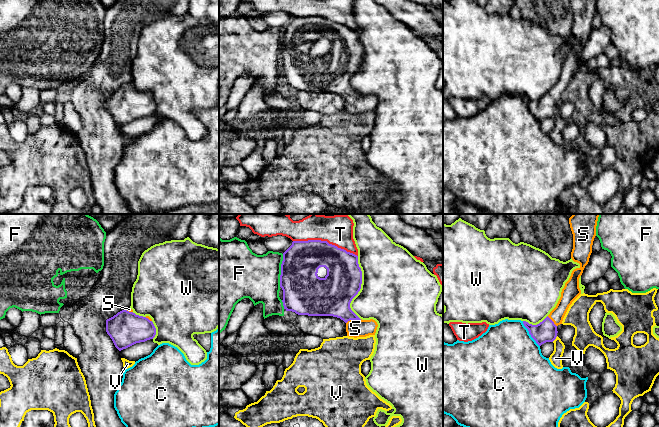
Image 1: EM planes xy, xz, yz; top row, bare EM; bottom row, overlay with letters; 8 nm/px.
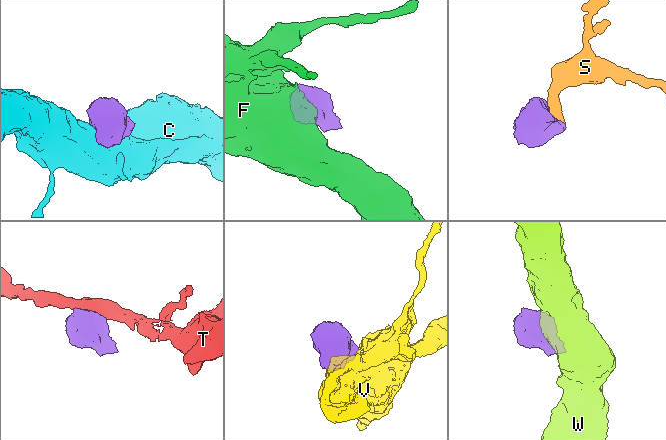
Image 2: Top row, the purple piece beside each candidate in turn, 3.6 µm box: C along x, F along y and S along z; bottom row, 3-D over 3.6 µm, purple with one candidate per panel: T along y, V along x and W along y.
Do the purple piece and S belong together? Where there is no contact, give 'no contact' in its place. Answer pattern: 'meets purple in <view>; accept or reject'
meets purple in xz; accept

